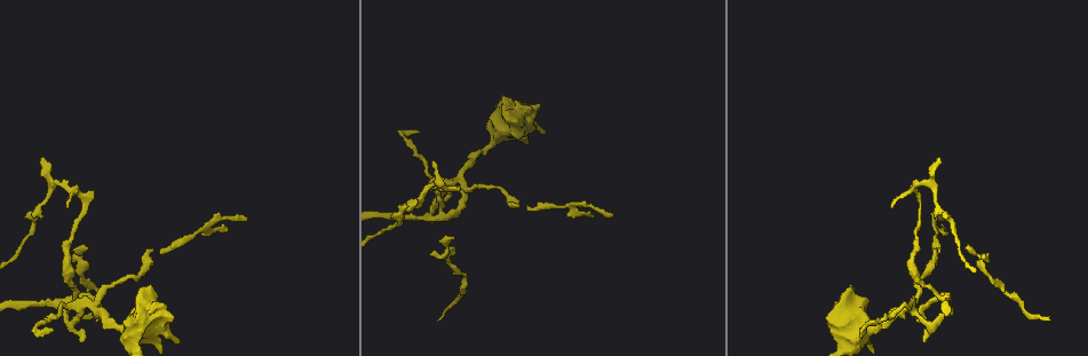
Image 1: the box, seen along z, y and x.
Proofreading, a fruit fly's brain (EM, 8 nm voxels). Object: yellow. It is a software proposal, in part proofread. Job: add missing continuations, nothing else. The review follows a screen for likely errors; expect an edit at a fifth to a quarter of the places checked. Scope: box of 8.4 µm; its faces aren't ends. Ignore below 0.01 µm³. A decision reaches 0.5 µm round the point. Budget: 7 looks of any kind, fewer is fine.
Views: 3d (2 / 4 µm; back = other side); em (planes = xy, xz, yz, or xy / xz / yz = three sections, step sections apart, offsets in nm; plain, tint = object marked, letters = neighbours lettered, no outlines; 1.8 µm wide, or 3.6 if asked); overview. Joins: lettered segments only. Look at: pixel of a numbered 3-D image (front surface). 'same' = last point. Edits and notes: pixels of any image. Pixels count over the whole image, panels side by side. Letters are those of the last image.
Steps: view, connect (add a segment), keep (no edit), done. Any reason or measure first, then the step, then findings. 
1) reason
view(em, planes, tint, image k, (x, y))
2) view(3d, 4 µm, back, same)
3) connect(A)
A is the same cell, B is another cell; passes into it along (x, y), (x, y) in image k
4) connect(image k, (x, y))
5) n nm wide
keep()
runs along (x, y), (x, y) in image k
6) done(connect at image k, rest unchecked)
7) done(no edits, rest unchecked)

tapers out
view(3d, 4 µm, image 1, (160, 254))

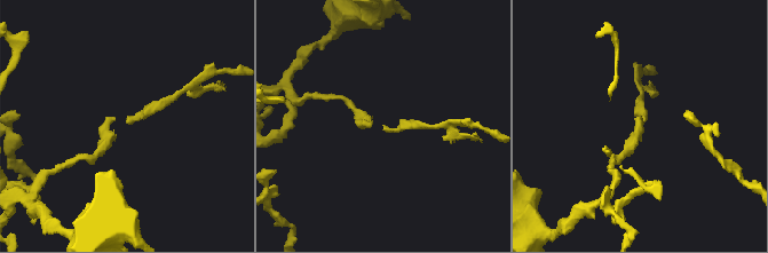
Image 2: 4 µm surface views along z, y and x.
need the tissue
view(em, yz, step 16, letters, image 2, (127, 122))

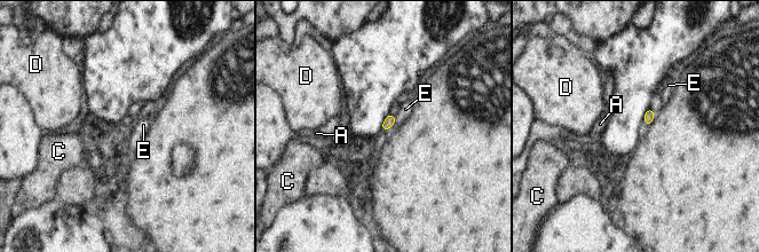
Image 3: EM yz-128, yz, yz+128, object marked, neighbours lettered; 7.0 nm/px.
keep()
A, C, D and E are other cells; border along (394, 115), (395, 125) in image 3; none of them fits

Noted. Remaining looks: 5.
a fork
view(3d, 4 µm, image 1, (54, 187))

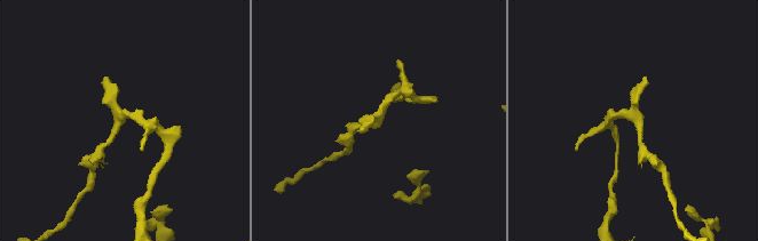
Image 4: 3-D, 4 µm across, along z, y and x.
shape alone is not enough
view(em, planes, plain, image 4, (379, 116))

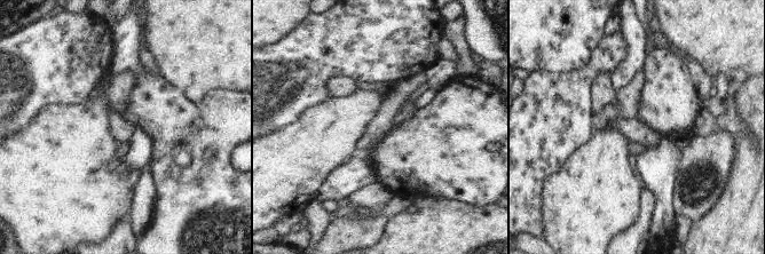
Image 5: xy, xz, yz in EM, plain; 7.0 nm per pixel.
what lies round it
view(em, planes, letters, same)

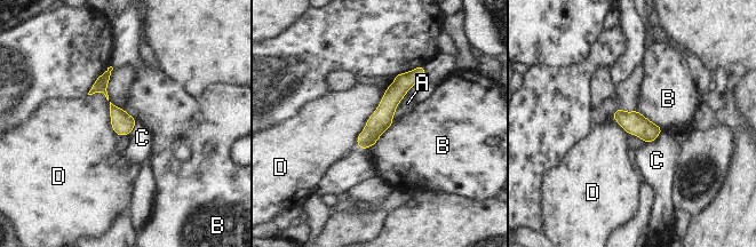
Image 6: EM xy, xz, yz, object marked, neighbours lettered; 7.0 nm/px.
150 nm wide
keep()
A, B, C and D are other cells; none of them fits

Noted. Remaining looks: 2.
tapers out
view(em, planes, letters, image 1, (52, 330))

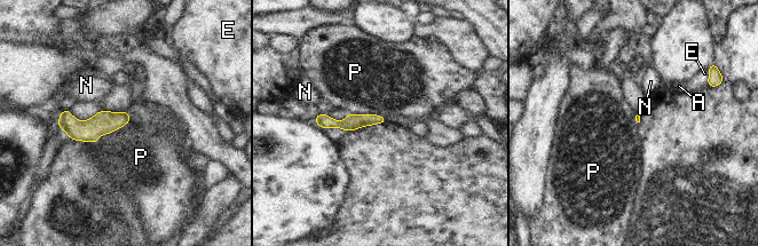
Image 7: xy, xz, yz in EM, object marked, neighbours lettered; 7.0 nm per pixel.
keep()
A, E, N and P are other cells; border along (131, 117), (126, 124), (89, 142) in image 7; no lettered segment goes on from it

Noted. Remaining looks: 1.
done(no edits, rest unchecked)

